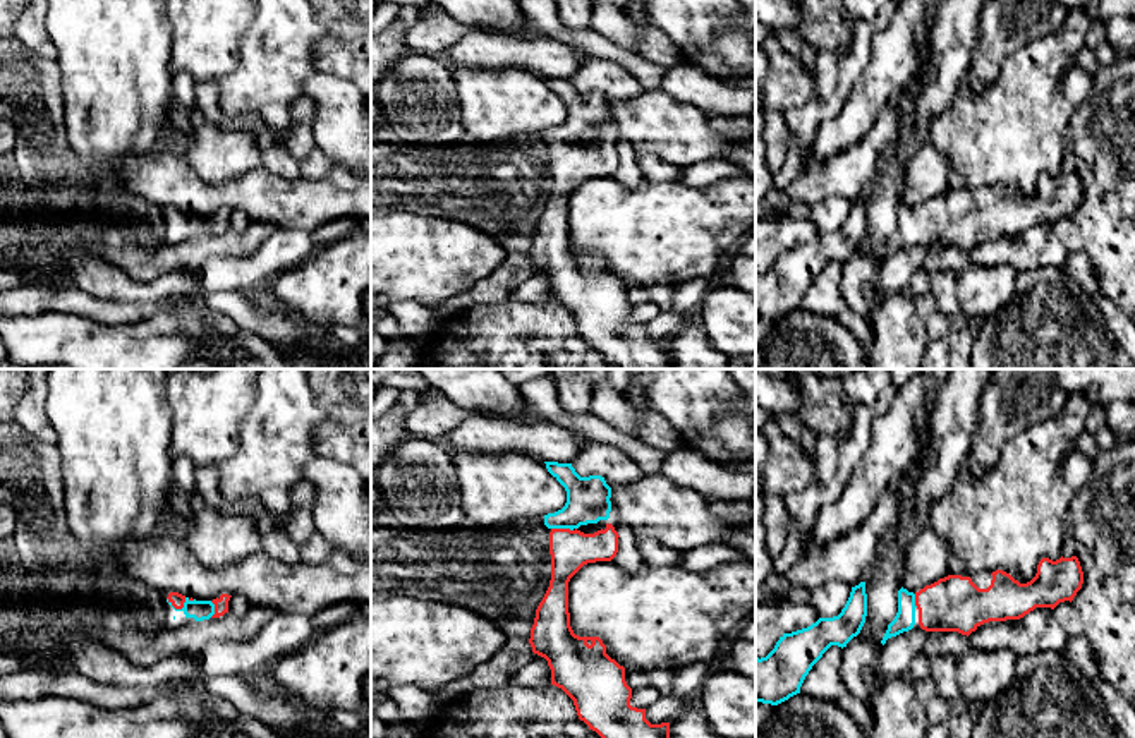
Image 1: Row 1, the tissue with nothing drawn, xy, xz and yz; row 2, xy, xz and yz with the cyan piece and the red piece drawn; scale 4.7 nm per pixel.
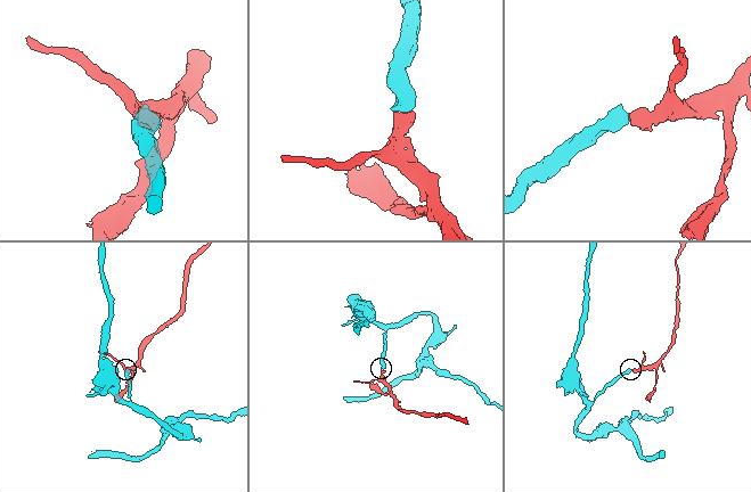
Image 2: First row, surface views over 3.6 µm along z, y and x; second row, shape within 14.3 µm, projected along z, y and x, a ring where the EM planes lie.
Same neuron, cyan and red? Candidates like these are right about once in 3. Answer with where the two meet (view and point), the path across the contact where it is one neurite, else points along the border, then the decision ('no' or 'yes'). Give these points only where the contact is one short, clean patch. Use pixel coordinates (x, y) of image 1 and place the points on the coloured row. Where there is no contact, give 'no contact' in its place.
contact xy (182, 608); way xy (200, 610), (182, 608), (177, 599); yes

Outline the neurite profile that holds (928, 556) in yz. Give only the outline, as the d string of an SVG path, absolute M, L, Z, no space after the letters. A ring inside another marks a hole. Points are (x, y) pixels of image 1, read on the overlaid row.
M932 527L924 529L905 544L905 568L901 587L917 592L950 575L950 541Z

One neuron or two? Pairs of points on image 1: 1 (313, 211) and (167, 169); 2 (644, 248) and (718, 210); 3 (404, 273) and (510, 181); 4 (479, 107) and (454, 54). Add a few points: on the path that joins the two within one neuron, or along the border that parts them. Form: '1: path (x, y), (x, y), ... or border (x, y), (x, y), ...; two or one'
1: path (277, 201), (263, 196), (203, 196); one
2: path (663, 234), (694, 232), (699, 229); one
3: border (423, 215), (471, 223), (498, 242); two
4: border (457, 64), (498, 69); two

